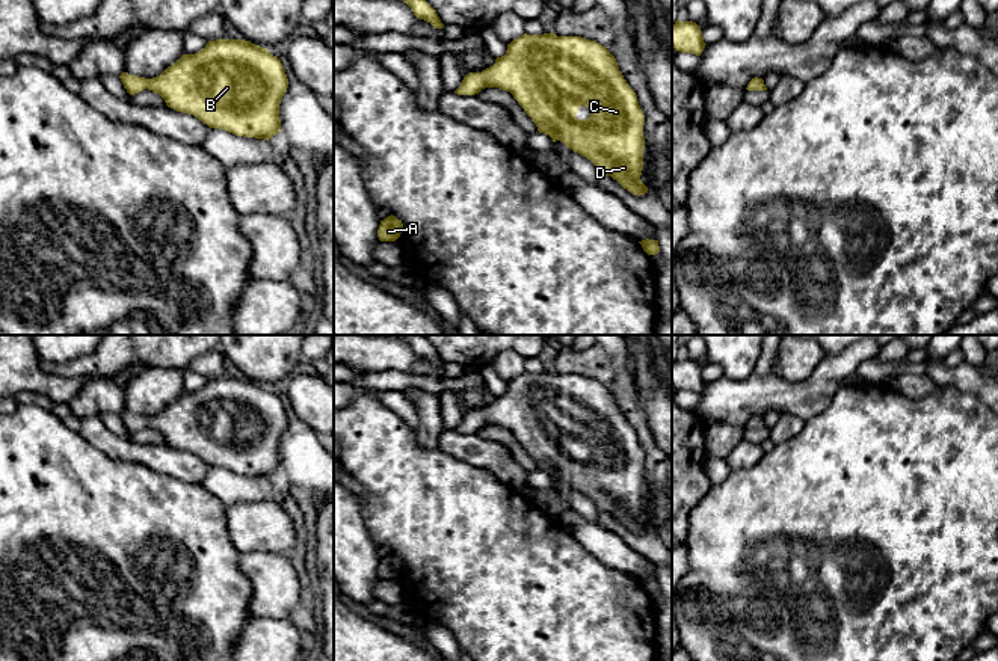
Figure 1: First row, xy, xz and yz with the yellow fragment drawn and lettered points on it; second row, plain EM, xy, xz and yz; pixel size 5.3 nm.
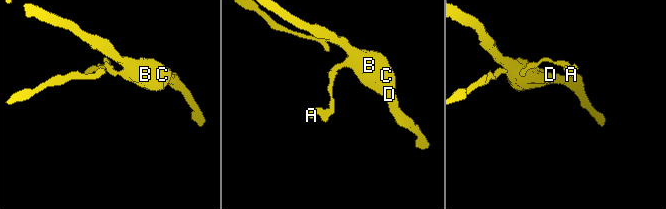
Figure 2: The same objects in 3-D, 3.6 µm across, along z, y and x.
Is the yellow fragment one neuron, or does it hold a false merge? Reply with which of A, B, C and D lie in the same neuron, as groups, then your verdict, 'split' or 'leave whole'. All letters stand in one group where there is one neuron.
A / B C D; split

